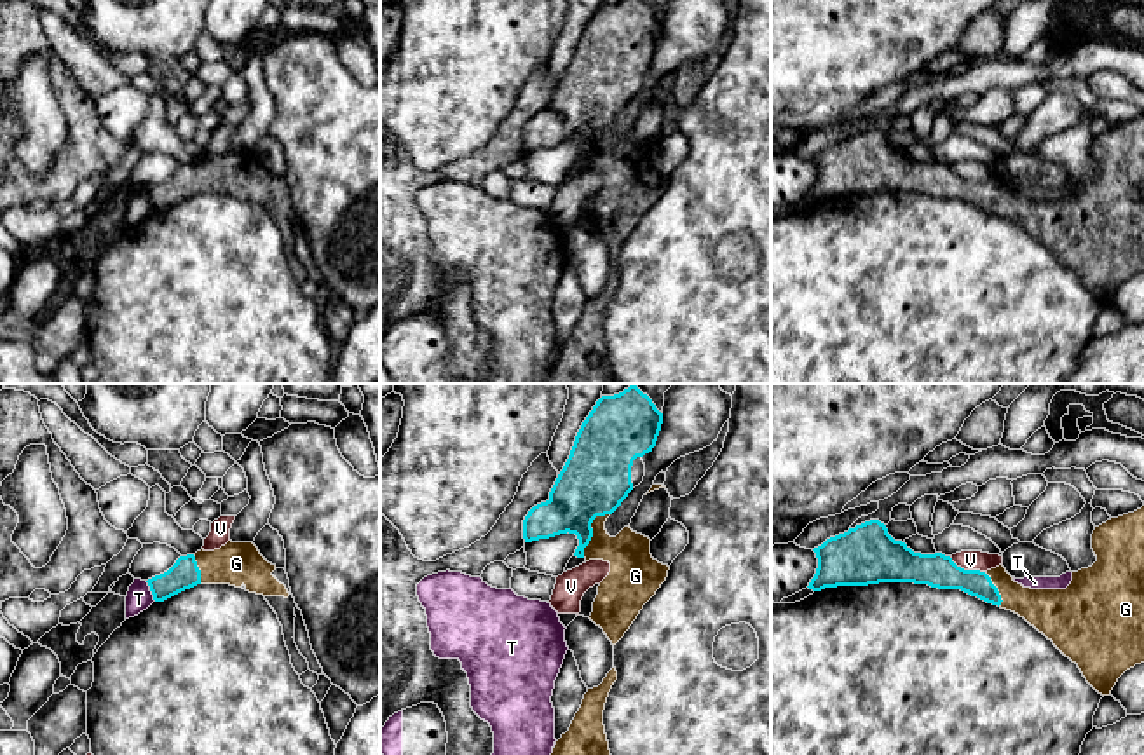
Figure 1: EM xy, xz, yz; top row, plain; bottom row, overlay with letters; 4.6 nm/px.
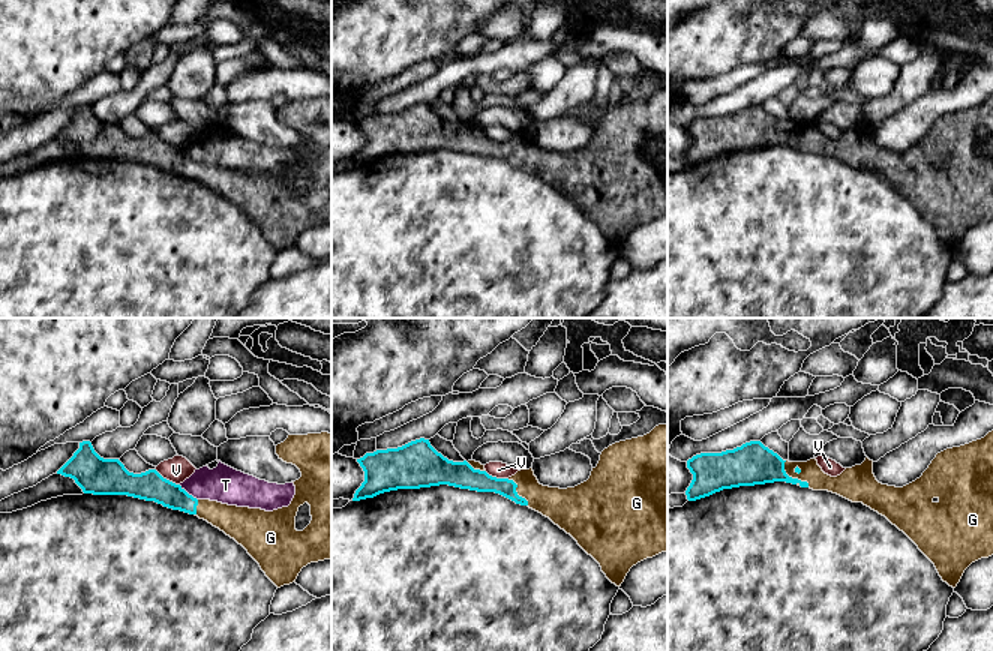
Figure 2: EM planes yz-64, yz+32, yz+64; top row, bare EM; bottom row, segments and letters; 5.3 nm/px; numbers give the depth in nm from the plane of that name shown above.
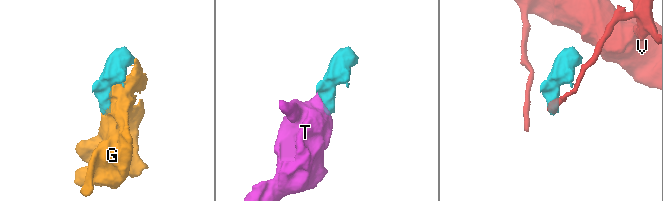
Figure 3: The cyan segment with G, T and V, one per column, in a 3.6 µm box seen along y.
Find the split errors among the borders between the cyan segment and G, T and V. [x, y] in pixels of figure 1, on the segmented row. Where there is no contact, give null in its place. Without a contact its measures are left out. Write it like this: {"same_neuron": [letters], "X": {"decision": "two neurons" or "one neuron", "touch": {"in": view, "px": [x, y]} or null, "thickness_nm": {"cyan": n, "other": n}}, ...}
{"same_neuron": ["G"], "G": {"decision": "one neuron", "touch": {"in": "xz", "px": [592, 530]}, "thickness_nm": {"cyan": 320, "other": 200}}, "T": {"decision": "two neurons", "touch": {"in": "xy", "px": [150, 590]}, "thickness_nm": {"cyan": 140, "other": 120}}, "V": {"decision": "two neurons", "touch": {"in": "yz", "px": [966, 571]}, "thickness_nm": {"cyan": 160, "other": 100}}}

